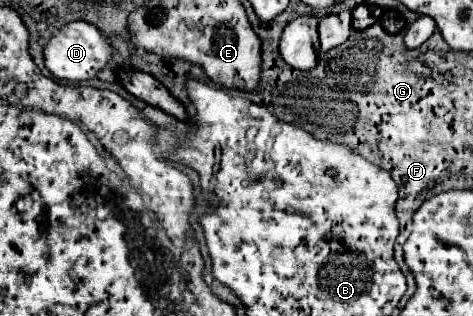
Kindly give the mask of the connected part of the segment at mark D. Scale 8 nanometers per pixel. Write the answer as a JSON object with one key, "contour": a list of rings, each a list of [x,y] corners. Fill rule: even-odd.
{"contour":[[[80,20],[64,24],[54,36],[50,36],[48,42],[44,44],[42,56],[44,56],[44,66],[52,72],[54,78],[82,82],[94,78],[98,70],[112,60],[112,52],[114,50],[110,46],[110,40],[106,40],[106,36],[102,36],[102,32],[98,32],[98,28],[94,28],[92,24]]]}

